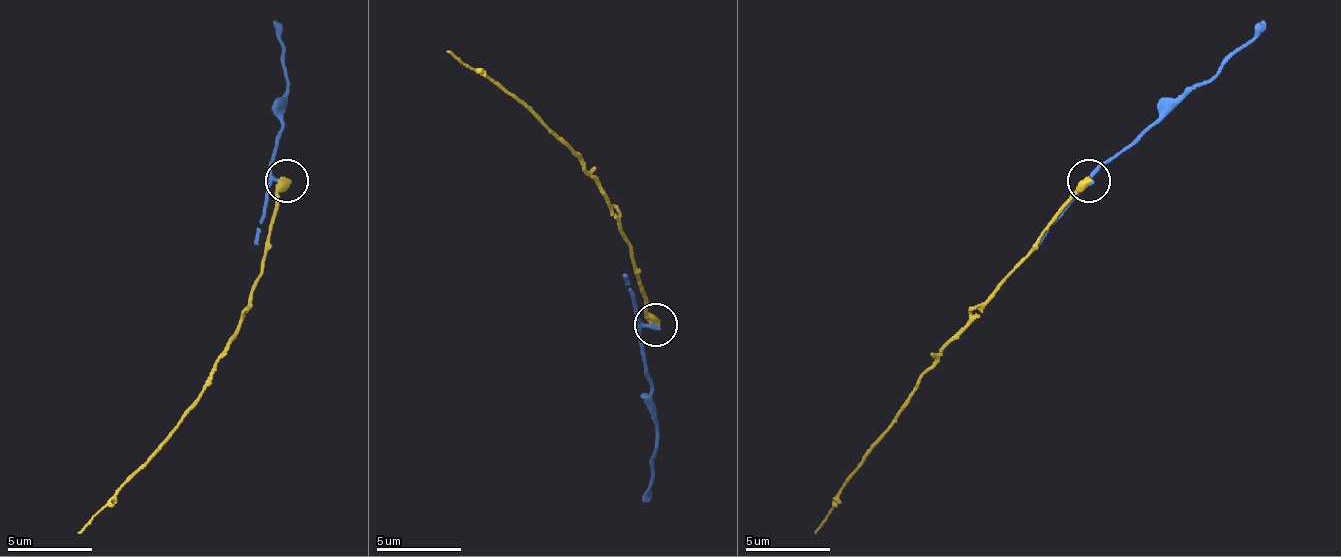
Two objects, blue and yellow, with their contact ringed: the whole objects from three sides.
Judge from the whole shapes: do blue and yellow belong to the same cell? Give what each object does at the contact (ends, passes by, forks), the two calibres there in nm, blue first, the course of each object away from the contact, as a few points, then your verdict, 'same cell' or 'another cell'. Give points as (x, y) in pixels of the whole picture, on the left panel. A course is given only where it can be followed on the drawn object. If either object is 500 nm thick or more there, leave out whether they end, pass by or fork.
blue passes by; yellow ends there; 200 nm thick on the blue side, 480 nm on the other; blue runs (285, 179), (273, 171), (285, 86), (285, 47), (273, 22); yellow runs (285, 179), (251, 307), (234, 342), (170, 440), (76, 534); another cell

